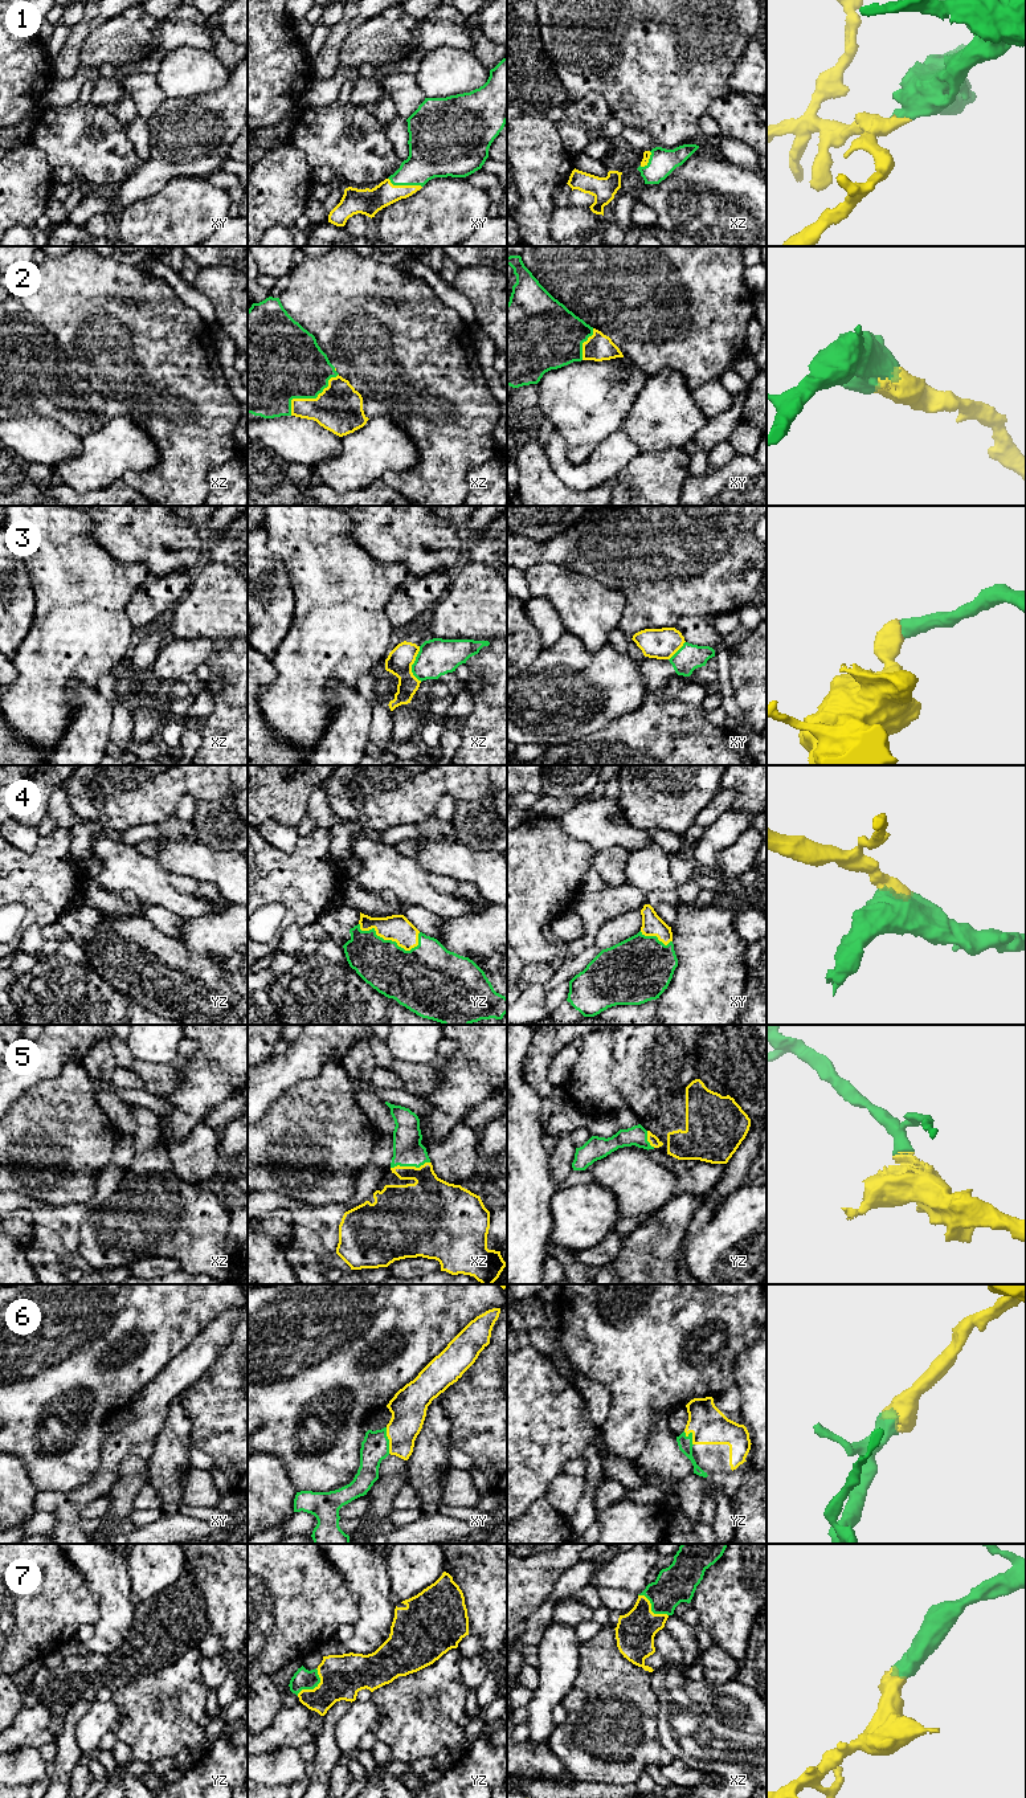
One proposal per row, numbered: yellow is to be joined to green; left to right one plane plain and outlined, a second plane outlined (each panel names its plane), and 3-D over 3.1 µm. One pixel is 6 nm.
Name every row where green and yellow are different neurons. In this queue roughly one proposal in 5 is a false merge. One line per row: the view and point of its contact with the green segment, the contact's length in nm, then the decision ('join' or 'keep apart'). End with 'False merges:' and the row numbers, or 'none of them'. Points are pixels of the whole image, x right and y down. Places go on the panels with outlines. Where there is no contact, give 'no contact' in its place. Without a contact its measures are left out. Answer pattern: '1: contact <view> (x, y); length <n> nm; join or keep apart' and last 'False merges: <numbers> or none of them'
1: contact xy (404, 184); length 220 nm; join
2: contact xz (309, 397); length 380 nm; join
3: contact xz (413, 663); length 220 nm; keep apart
4: contact yz (387, 940); length 400 nm; join
5: contact xz (409, 1165); length 240 nm; join
6: contact xy (388, 1441); length 160 nm; join
7: contact yz (314, 1687); length 200 nm; join
False merges: 3

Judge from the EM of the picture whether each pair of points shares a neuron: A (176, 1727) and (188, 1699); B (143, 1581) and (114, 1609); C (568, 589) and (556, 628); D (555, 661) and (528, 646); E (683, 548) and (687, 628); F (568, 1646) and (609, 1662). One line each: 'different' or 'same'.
A: same
B: different
C: different
D: different
E: different
F: different

